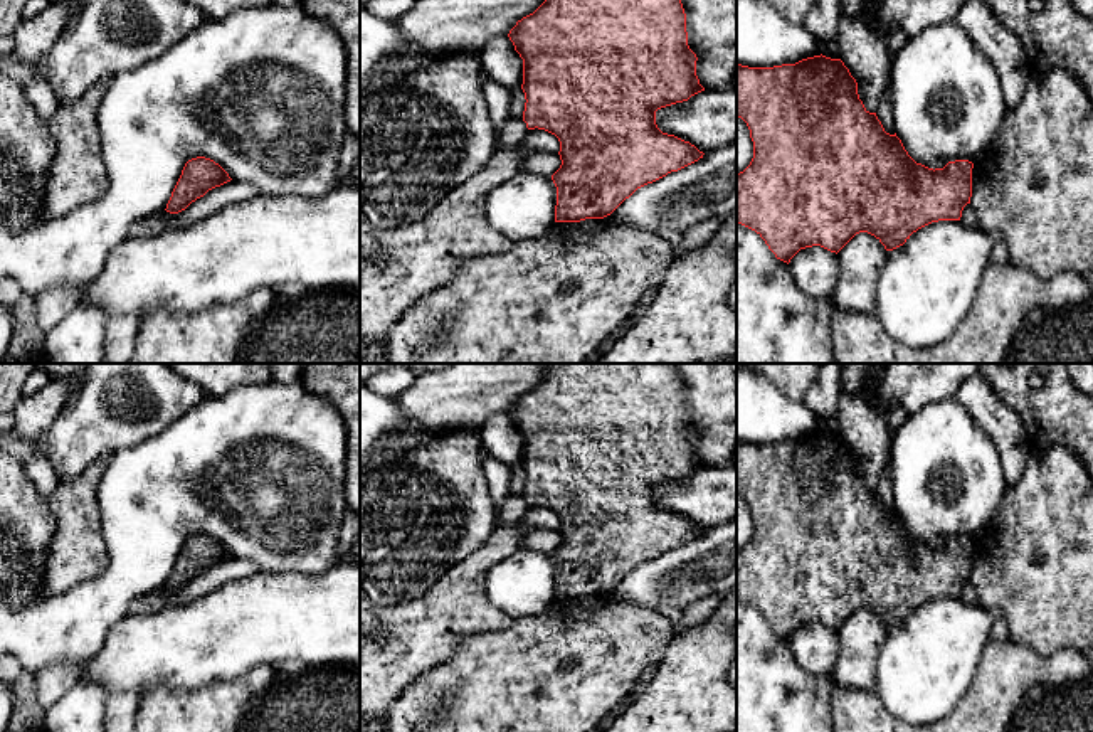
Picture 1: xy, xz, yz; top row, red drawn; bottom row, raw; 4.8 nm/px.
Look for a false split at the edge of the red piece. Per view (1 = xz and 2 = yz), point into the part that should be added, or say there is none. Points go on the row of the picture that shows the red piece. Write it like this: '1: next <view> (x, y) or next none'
1: next none
2: next none

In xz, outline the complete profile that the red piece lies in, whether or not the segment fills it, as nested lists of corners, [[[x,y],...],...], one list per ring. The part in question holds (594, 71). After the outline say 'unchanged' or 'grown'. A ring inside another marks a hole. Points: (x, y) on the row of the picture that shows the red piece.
[[[545,0],[533,13],[523,17],[508,34],[515,50],[523,59],[525,111],[523,121],[528,130],[545,130],[560,141],[560,168],[552,175],[557,187],[555,222],[580,222],[585,219],[604,219],[610,215],[637,188],[652,183],[671,172],[678,172],[700,158],[700,151],[689,141],[663,133],[656,125],[656,111],[676,103],[688,101],[705,91],[696,76],[696,54],[688,45],[686,13],[681,0]]] | unchanged

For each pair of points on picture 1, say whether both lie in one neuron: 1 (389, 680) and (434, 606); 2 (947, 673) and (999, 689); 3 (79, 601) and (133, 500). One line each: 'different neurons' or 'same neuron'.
1: same neuron
2: different neurons
3: same neuron

